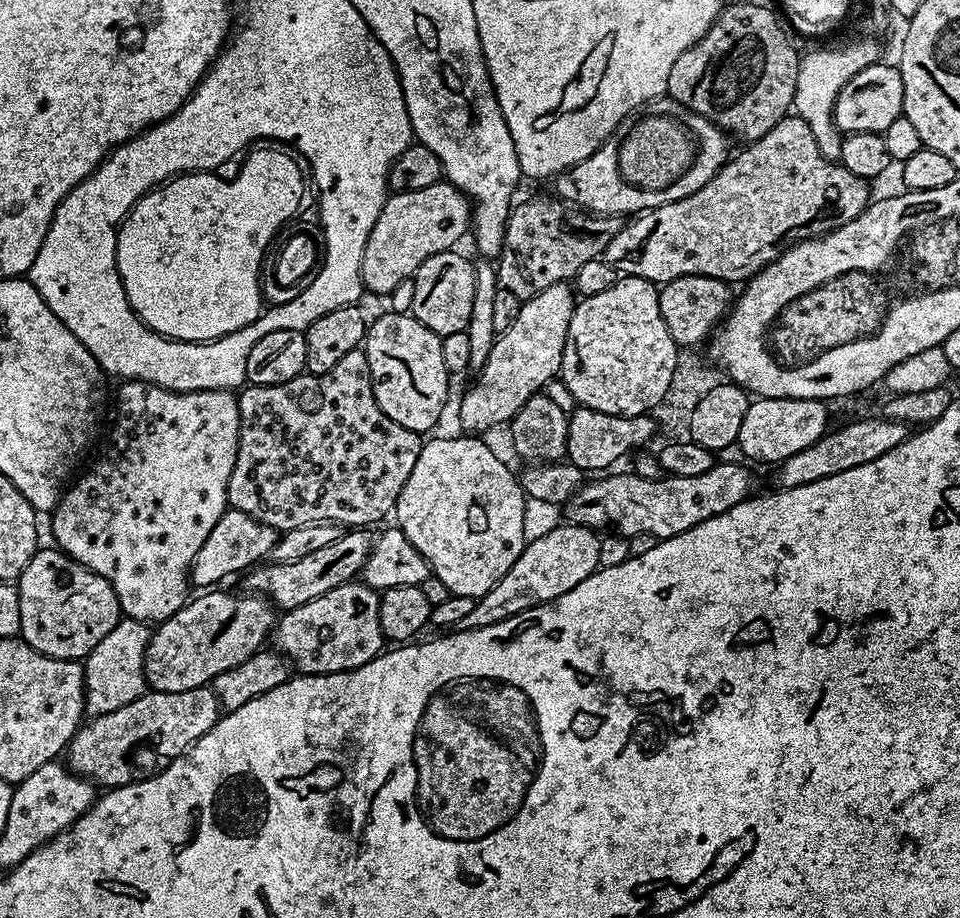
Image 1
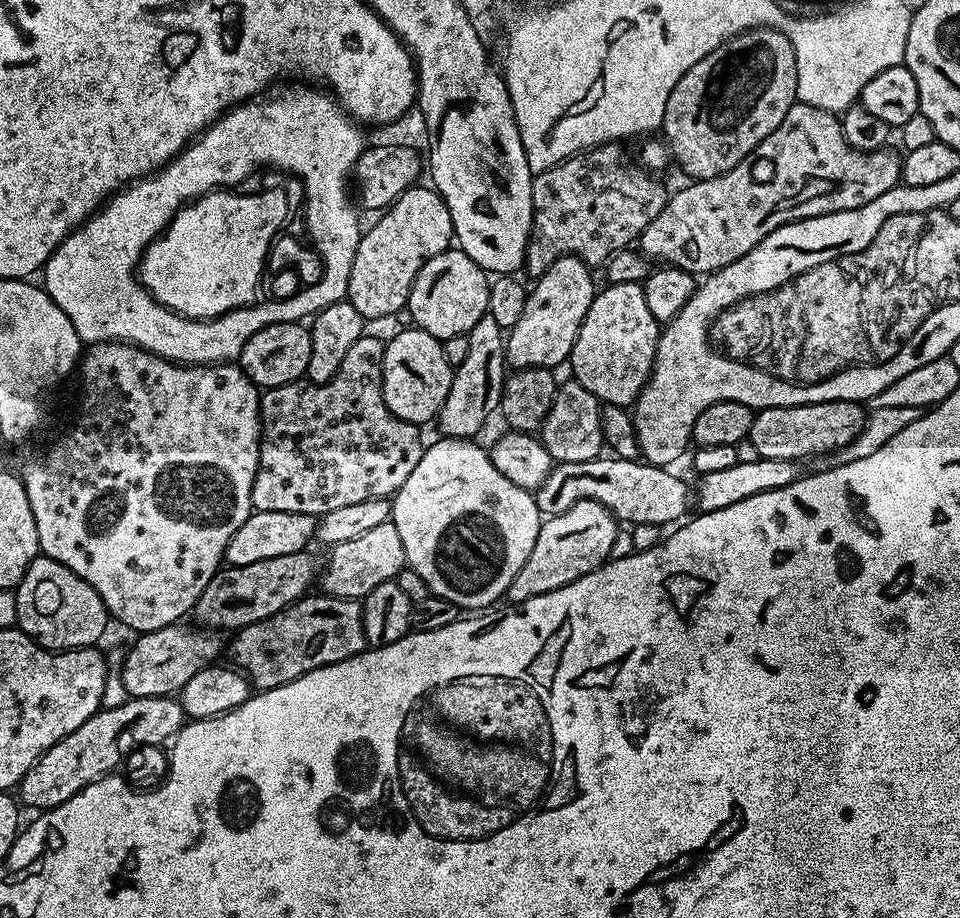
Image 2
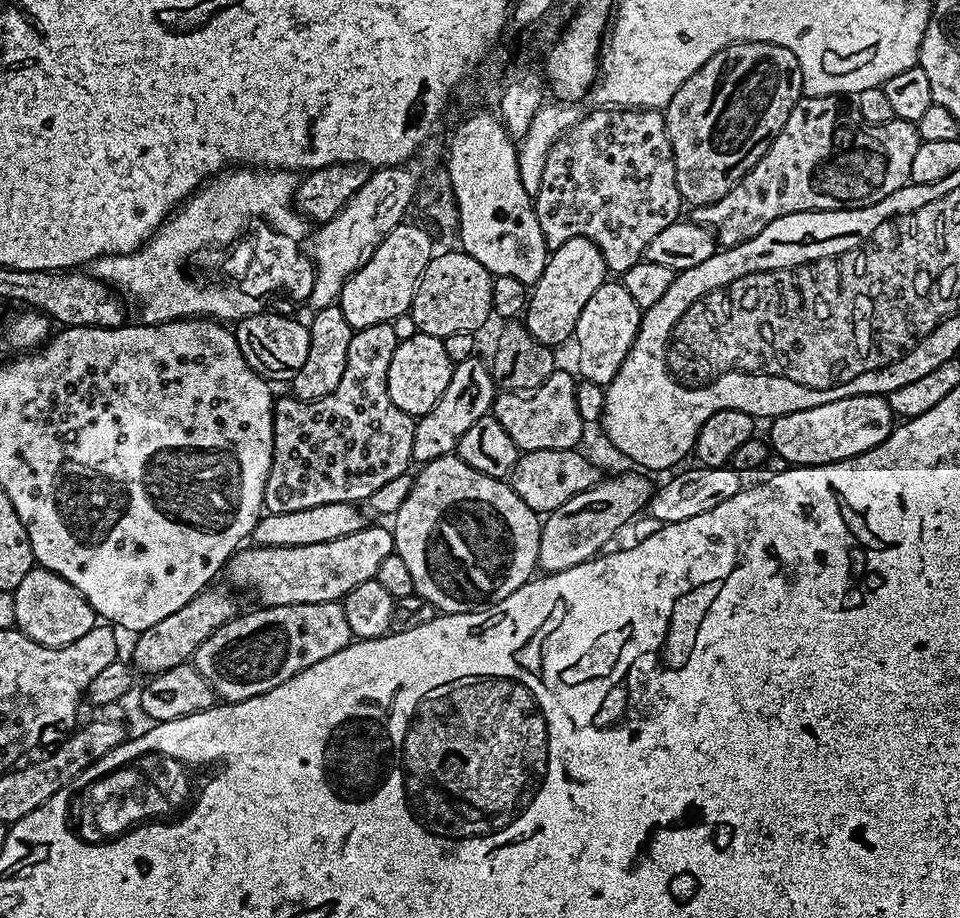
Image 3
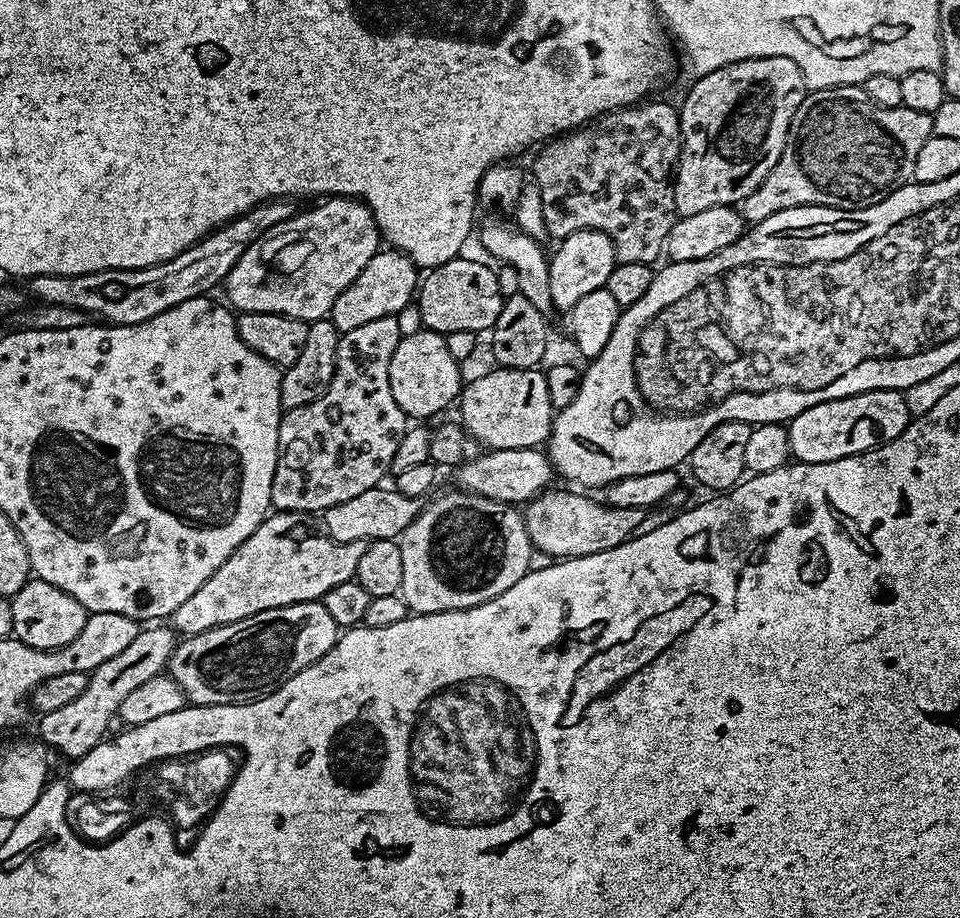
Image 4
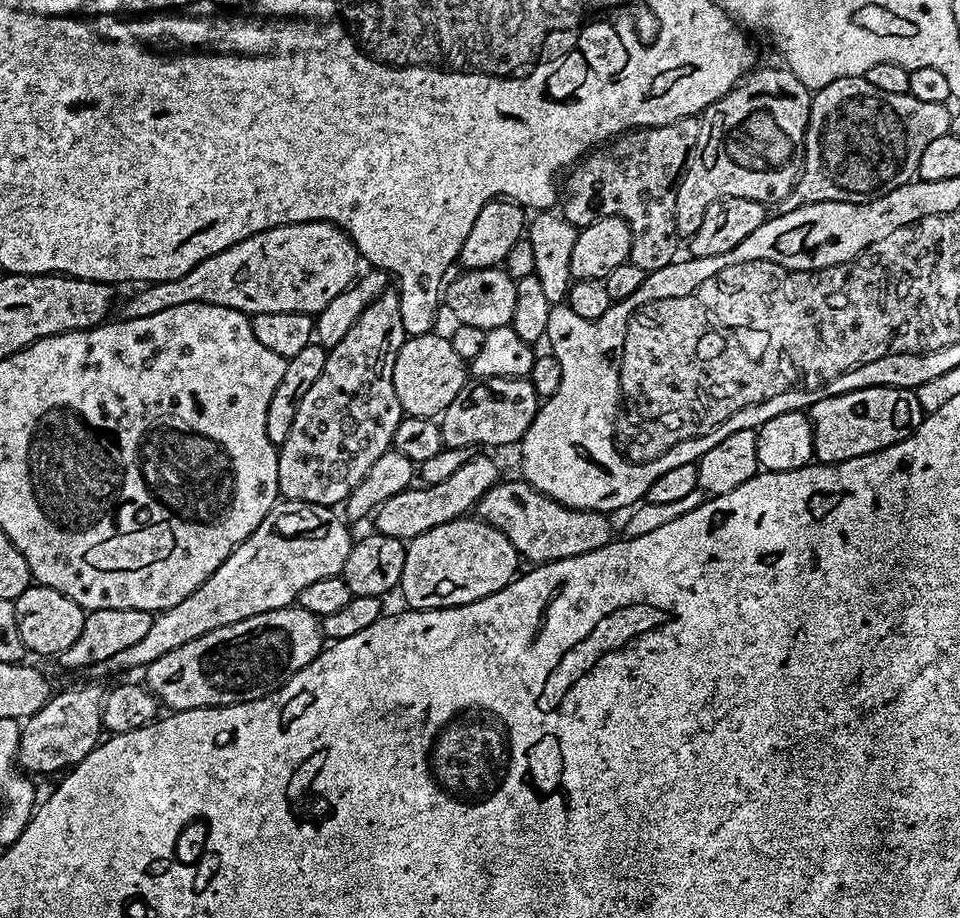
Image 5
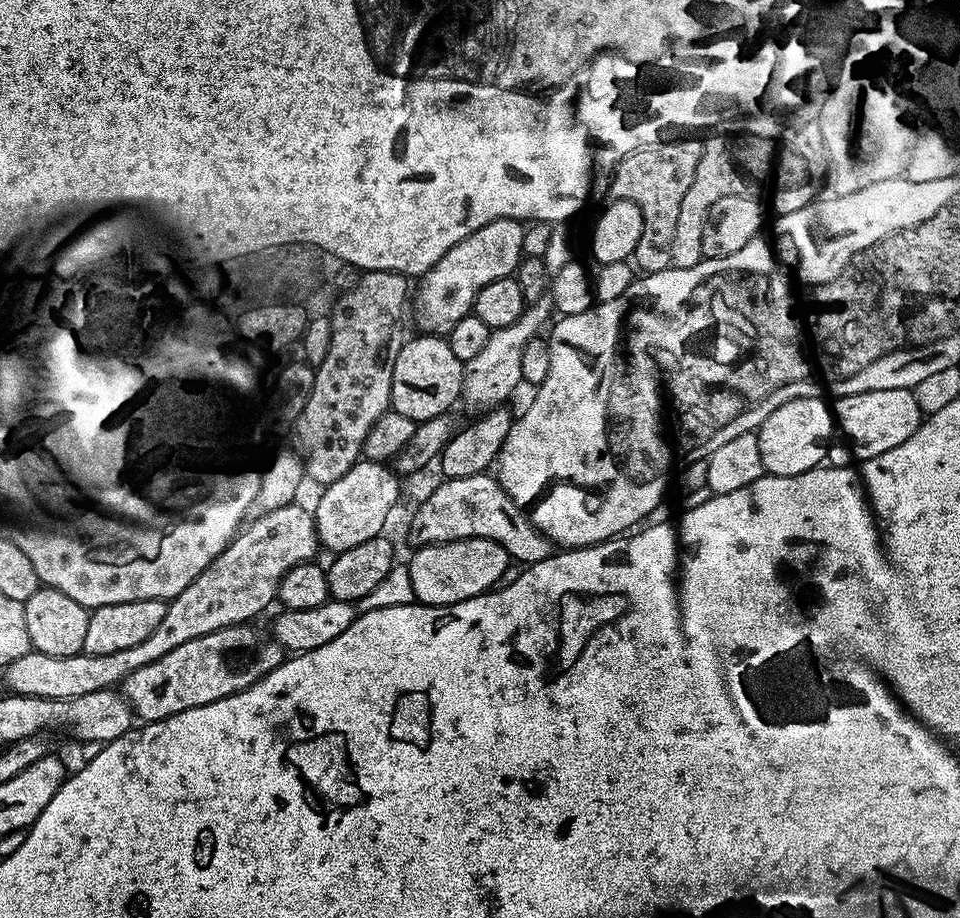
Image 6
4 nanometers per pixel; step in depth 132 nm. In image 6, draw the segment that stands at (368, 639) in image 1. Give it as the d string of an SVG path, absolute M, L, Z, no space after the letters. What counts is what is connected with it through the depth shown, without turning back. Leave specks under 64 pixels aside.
M252 626L223 628L202 638L190 638L190 642L182 642L178 650L162 654L158 662L134 670L134 674L124 680L122 695L133 713L139 719L141 716L141 721L165 720L174 714L182 714L182 710L194 710L249 688L285 659L285 649L275 639L263 640Z

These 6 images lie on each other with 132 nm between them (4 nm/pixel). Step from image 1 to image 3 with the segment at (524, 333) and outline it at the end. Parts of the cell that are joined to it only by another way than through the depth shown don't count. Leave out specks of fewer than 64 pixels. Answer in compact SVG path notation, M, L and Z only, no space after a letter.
M570 238L562 242L562 246L551 249L546 270L542 270L542 278L531 285L528 306L522 317L524 327L543 344L557 346L573 339L578 322L578 314L582 314L582 306L590 302L594 290L606 283L609 275L606 262L594 246L586 238Z

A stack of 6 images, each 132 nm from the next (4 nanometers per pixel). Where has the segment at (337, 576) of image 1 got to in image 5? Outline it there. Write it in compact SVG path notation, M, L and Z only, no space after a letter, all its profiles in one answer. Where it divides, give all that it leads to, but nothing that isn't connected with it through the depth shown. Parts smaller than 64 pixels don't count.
M96 684L76 688L73 692L57 691L52 699L33 716L23 721L18 742L16 763L25 773L60 772L75 768L86 754L95 750L102 740L100 707L104 705L105 689Z

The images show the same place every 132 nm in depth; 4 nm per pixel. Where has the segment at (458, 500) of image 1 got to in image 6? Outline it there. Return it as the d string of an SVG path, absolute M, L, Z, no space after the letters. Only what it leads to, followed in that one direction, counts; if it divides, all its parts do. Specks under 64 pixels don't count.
M486 538L451 540L445 544L417 547L412 561L406 564L416 600L422 604L457 604L495 589L498 578L506 571L510 557L498 542Z

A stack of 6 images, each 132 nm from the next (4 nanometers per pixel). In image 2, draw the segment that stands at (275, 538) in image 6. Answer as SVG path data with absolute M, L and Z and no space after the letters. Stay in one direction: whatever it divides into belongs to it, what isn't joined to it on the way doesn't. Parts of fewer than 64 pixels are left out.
M392 523L374 526L374 530L360 535L358 538L350 538L350 542L342 542L331 549L328 556L328 565L322 568L322 575L319 577L318 584L321 584L323 591L330 596L340 596L343 600L360 600L387 580L395 580L397 574L406 566L404 551L402 550L402 538L398 538L398 530Z

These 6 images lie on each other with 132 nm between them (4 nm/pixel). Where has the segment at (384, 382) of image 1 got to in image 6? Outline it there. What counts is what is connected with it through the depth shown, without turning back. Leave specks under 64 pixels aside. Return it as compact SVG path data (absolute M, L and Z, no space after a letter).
M416 334L416 337L405 339L398 350L398 358L394 358L394 374L392 375L391 411L406 414L417 422L430 418L438 418L451 413L452 403L461 399L464 391L464 361L454 358L454 350L450 350L447 339L427 334Z

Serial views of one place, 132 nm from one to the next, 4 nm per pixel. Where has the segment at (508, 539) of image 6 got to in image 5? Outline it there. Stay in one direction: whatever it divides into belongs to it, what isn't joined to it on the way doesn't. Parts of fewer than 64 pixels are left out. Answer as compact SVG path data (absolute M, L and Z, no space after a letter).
M523 479L506 480L489 488L488 493L477 502L474 512L479 519L502 530L502 534L510 538L525 561L547 562L574 558L578 554L598 550L613 539L612 524L608 521L611 519L605 513L568 508L542 494Z

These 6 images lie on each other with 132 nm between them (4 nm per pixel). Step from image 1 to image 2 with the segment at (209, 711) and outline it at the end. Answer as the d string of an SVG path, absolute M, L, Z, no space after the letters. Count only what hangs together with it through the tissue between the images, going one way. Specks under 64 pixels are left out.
M137 696L129 698L117 708L101 707L99 712L82 722L78 730L74 730L40 755L38 763L20 779L19 799L25 805L28 803L30 807L38 808L36 810L56 808L74 794L78 794L78 790L90 786L101 776L107 776L120 767L120 739L127 732L132 735L133 745L163 745L171 741L185 723L184 708L181 707L179 699L167 696Z

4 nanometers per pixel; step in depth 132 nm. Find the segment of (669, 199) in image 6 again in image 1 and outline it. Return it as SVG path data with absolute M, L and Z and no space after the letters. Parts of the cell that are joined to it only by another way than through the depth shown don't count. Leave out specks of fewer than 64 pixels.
M553 195L517 203L508 213L502 250L496 264L499 287L510 290L522 302L534 298L546 286L571 281L576 271L591 260L601 259L614 234L622 227L614 216L598 216L572 210L564 220L565 203Z

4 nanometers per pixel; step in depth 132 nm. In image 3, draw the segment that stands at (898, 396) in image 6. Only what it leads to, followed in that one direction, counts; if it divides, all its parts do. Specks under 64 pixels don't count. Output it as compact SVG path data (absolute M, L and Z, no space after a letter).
M883 395L847 396L834 402L810 406L806 410L777 416L766 435L771 451L776 452L788 466L815 466L837 464L852 456L861 456L876 448L892 433L894 417Z

